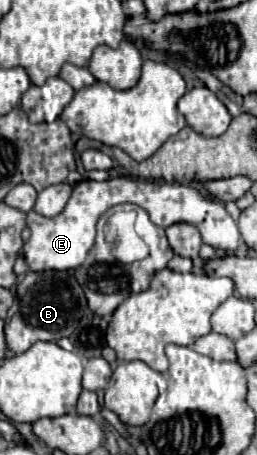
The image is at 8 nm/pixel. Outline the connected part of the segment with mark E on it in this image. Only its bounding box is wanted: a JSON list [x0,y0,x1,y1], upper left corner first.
[23,176,241,272]

